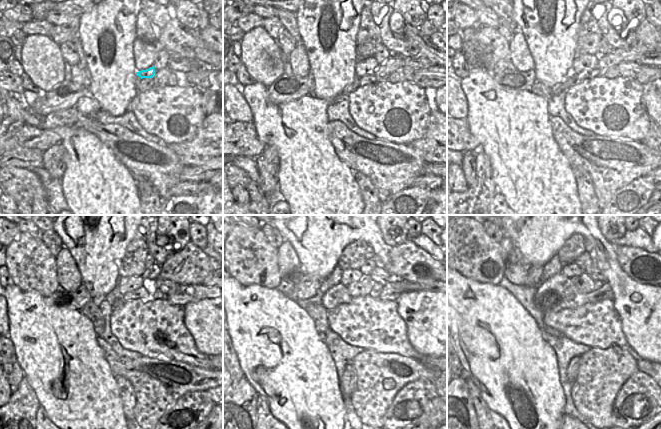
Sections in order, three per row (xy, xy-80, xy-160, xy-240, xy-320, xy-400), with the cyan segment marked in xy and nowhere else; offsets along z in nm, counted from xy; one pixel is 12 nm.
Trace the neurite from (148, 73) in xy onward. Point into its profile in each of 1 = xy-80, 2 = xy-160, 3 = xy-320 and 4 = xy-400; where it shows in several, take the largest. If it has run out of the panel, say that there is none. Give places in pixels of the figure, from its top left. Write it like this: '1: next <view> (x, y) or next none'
1: next xy-80 (365, 67)
2: next xy-160 (584, 61)
3: next xy-320 (349, 275)
4: next xy-400 (572, 269)

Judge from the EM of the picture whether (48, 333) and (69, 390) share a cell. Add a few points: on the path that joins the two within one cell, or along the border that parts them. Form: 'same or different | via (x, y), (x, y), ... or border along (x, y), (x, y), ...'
same | via (56, 347), (69, 362), (69, 376)

